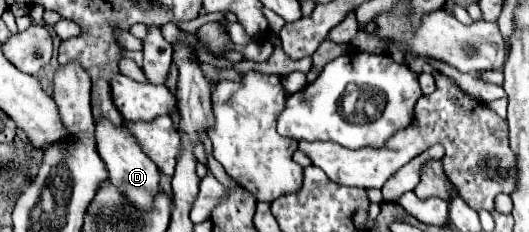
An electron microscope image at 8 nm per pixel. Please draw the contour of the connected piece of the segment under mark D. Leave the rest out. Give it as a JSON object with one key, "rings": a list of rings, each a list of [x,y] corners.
{"rings":[[[108,120],[96,122],[96,148],[108,168],[112,184],[124,194],[124,198],[128,198],[128,202],[132,202],[132,206],[136,206],[142,212],[152,210],[156,194],[160,192],[158,166],[148,156],[142,154],[140,144],[136,144],[136,138],[128,134],[128,128],[126,126],[116,128]]]}

